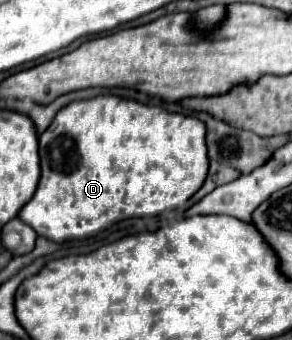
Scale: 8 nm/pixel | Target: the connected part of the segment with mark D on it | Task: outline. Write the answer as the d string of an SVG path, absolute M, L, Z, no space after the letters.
M113 95L73 101L59 109L53 123L39 137L39 155L39 187L17 217L37 235L55 243L93 237L123 219L149 217L177 209L203 185L209 167L205 127L199 119L167 113L159 107L147 107Z

